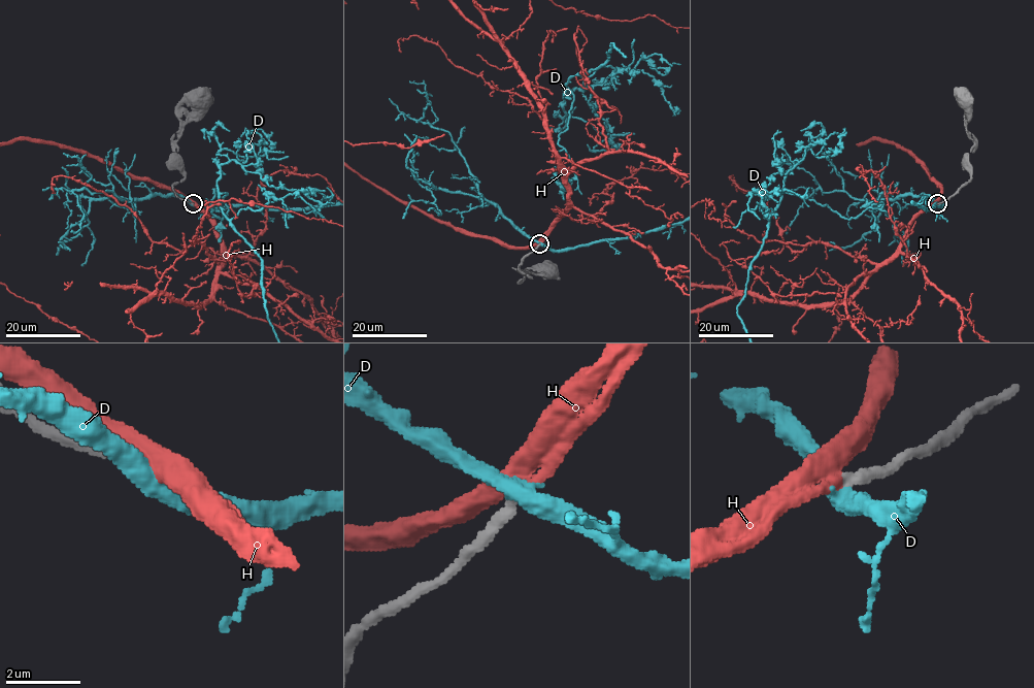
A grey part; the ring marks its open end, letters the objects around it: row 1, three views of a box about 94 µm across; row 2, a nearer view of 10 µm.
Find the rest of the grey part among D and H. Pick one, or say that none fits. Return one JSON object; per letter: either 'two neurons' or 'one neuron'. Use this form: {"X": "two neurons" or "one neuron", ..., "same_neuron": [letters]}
{"D": "two neurons", "H": "one neuron", "same_neuron": ["H"]}

